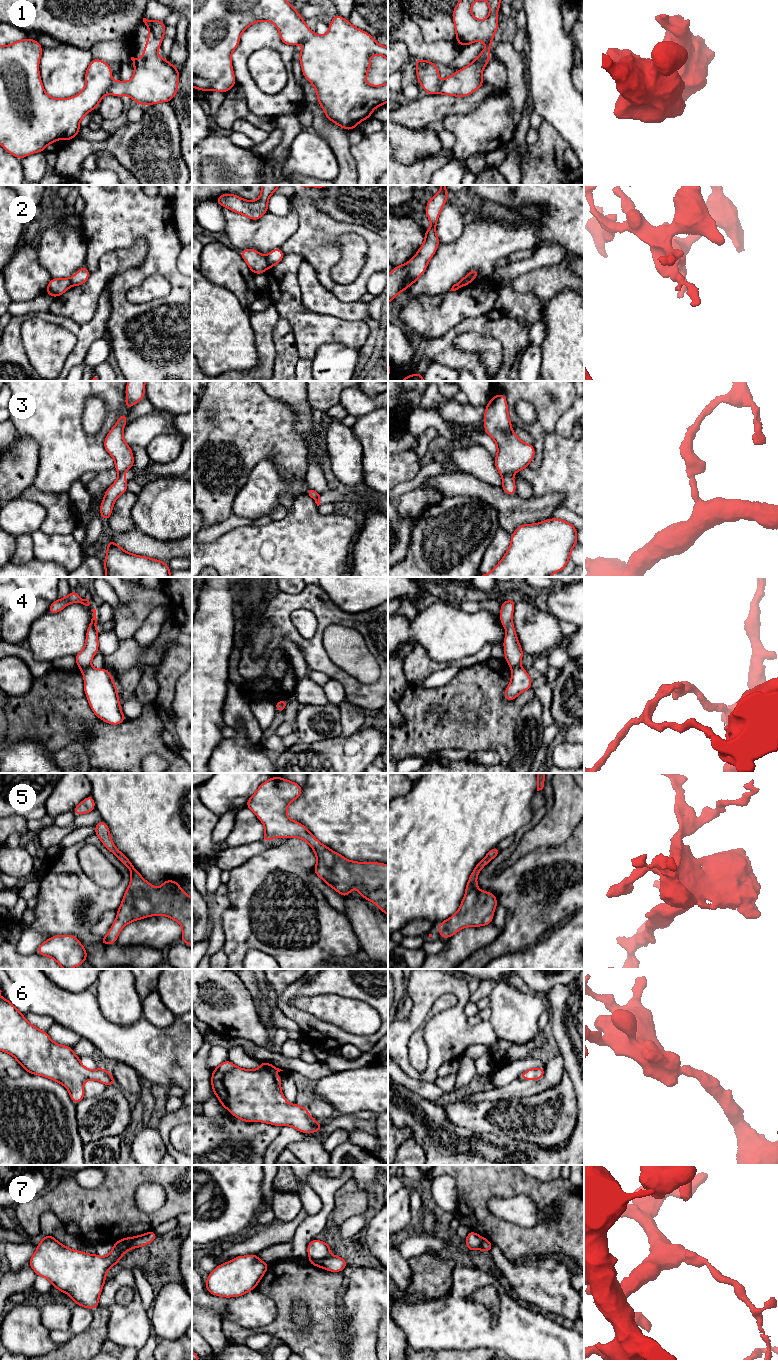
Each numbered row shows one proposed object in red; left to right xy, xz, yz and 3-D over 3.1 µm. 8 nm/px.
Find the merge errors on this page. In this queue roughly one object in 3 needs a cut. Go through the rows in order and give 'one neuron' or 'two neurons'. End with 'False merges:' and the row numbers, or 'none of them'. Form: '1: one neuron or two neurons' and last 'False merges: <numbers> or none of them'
1: one neuron
2: two neurons
3: two neurons
4: two neurons
5: one neuron
6: one neuron
7: two neurons
False merges: 2, 3, 4, 7

